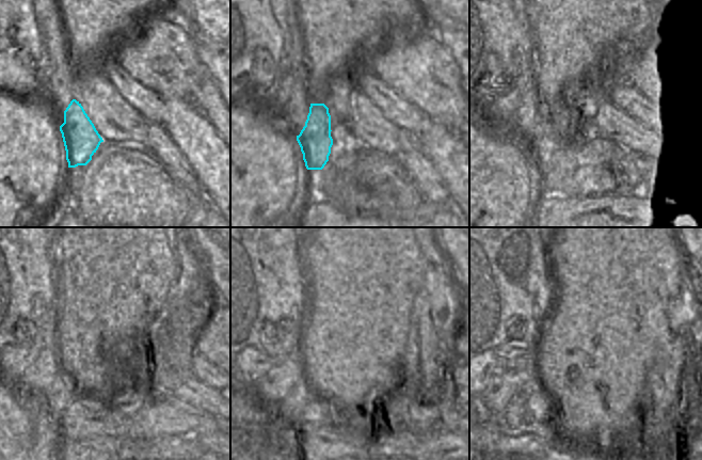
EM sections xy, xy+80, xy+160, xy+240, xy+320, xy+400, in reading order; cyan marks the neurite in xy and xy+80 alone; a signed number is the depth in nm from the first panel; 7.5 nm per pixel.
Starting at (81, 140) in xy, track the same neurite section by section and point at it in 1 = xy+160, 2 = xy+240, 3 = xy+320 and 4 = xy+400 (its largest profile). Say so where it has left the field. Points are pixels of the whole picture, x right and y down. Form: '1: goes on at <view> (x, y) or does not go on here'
1: goes on at xy+160 (541, 152)
2: goes on at xy+240 (60, 394)
3: goes on at xy+320 (285, 414)
4: goes on at xy+400 (515, 414)

